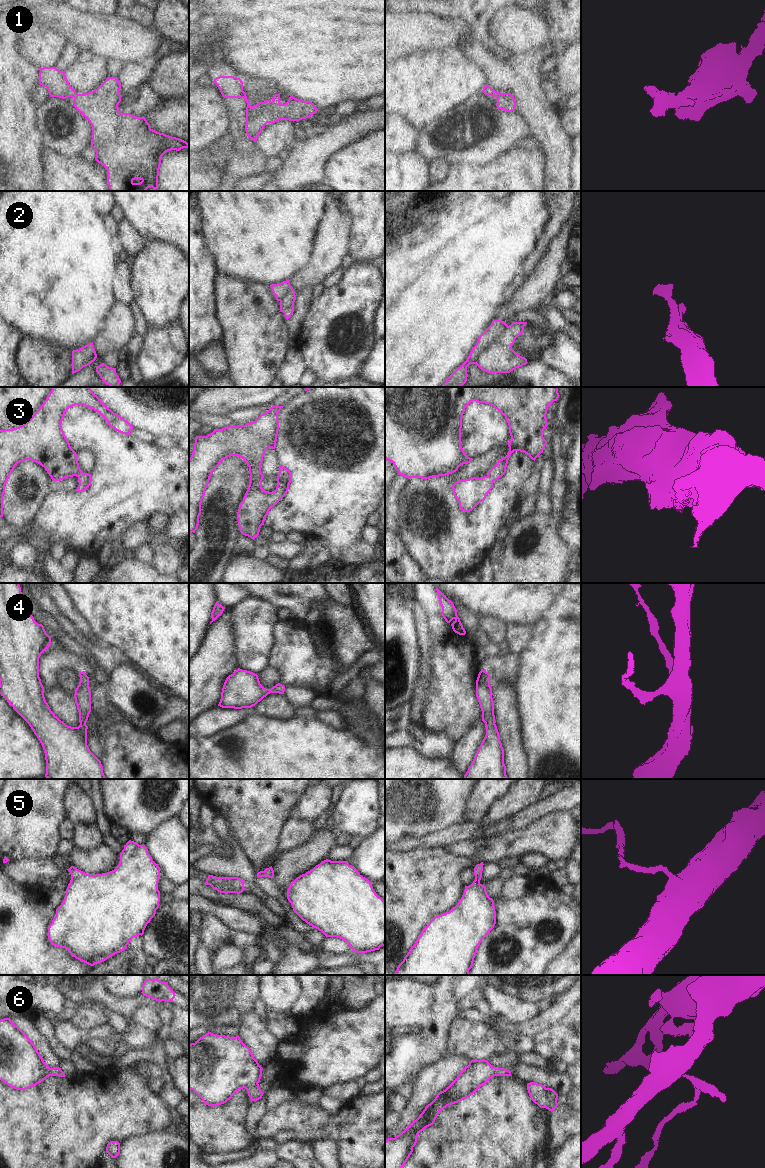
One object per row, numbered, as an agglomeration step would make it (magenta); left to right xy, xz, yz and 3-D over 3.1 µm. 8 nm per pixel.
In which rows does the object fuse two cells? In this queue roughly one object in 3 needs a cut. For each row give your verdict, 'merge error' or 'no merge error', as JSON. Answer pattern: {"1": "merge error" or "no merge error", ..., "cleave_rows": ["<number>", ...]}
{"1": "no merge error", "2": "no merge error", "3": "no merge error", "4": "no merge error", "5": "no merge error", "6": "no merge error", "cleave_rows": []}

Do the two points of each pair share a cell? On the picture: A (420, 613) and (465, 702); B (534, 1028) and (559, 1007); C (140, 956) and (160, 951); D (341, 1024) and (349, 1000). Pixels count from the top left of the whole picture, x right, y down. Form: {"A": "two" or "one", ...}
{"A": "two", "B": "one", "C": "two", "D": "two"}

